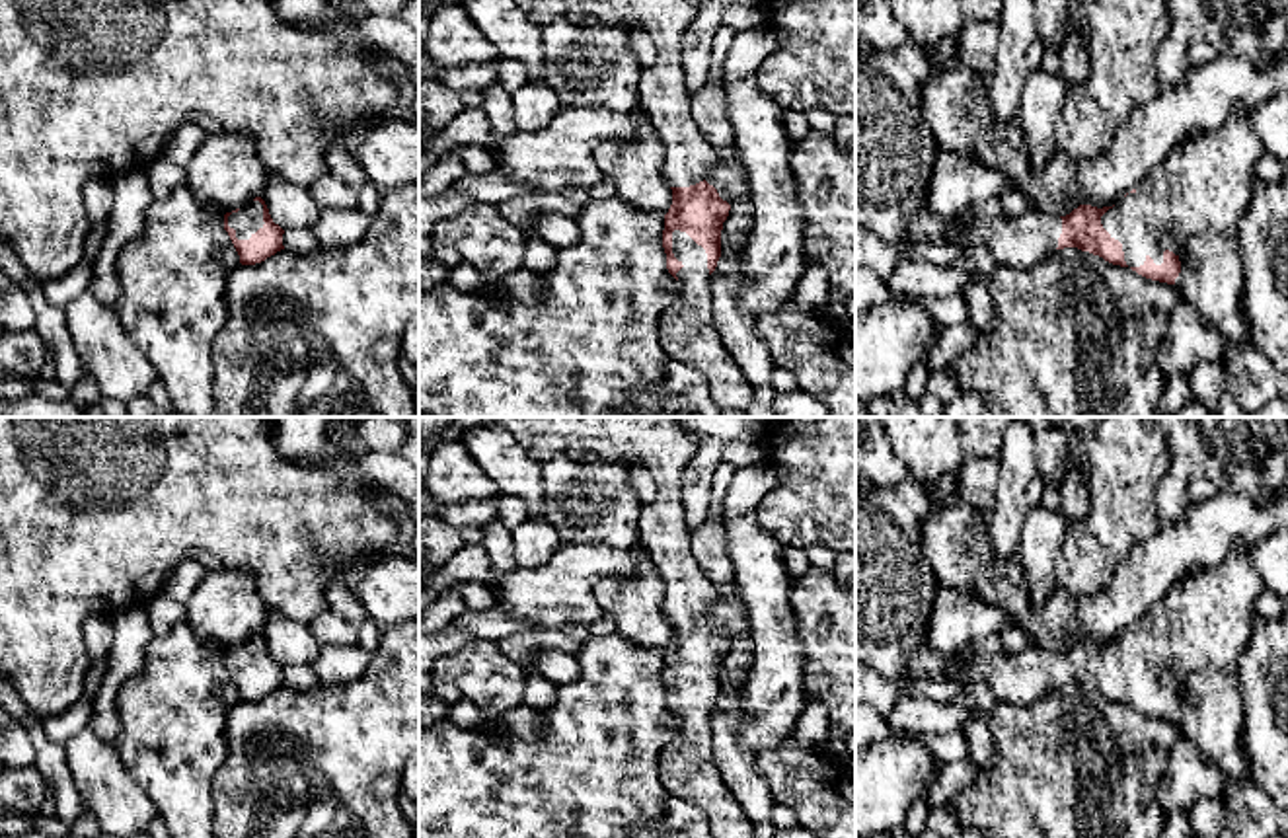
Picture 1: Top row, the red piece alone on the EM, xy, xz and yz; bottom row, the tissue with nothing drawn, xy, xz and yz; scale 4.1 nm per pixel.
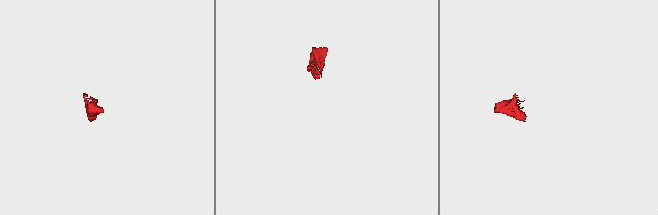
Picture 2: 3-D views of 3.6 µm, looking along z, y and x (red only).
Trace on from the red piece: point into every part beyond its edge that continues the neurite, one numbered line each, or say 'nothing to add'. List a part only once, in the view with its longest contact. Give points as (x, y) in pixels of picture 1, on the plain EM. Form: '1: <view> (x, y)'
1: xz (661, 445)
2: yz (1193, 640)

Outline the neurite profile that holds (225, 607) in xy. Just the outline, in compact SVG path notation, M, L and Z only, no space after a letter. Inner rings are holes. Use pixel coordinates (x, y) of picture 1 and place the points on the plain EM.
M234 567L207 573L185 606L195 633L222 651L261 633L269 618L251 573Z

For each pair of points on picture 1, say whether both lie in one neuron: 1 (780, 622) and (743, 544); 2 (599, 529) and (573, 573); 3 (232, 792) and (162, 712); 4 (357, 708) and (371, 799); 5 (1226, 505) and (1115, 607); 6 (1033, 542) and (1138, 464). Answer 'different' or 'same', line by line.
1: same
2: different
3: different
4: same
5: same
6: different

